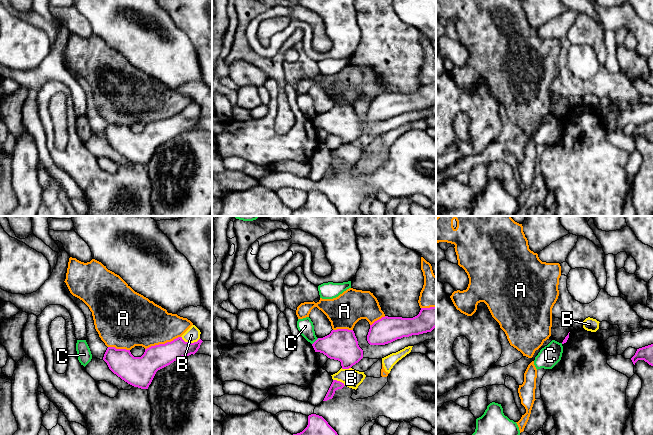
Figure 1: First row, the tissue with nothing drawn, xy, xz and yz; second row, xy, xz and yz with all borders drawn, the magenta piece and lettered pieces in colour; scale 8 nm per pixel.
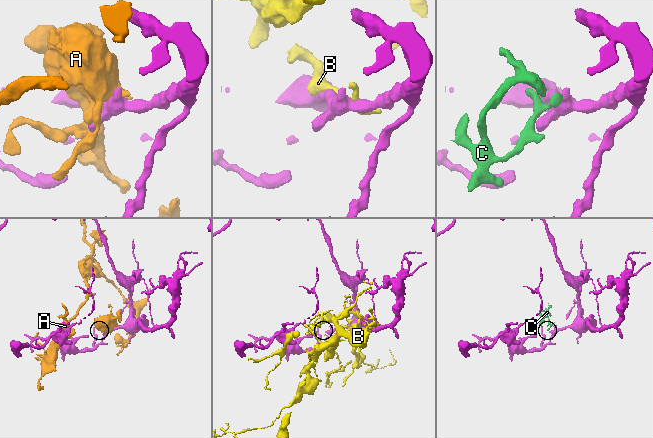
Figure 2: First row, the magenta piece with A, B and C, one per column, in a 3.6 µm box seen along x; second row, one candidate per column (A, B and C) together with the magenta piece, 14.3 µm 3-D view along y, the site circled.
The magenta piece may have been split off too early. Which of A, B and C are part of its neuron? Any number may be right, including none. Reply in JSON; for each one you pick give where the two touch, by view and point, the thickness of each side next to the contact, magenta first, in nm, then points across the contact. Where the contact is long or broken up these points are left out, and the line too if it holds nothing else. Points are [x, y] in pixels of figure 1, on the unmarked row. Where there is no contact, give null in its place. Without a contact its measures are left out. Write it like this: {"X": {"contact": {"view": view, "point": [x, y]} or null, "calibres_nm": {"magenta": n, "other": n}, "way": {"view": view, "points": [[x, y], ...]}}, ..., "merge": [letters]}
{"merge": []}

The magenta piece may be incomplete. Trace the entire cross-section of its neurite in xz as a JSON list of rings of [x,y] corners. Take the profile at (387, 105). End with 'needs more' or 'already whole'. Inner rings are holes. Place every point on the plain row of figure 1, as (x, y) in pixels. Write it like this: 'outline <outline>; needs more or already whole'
outline [[[436,83],[421,84],[413,94],[382,93],[370,101],[370,121],[385,121],[403,113],[431,108],[436,103]]]; already whole

